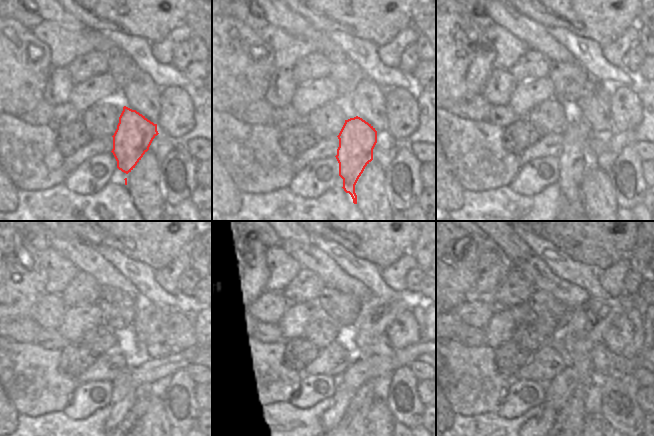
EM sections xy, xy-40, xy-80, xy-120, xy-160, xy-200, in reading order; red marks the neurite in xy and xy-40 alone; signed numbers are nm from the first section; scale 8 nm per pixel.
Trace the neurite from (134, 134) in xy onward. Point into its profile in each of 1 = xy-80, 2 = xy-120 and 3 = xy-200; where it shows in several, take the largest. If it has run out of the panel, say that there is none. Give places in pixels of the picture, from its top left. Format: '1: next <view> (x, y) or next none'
1: next xy-80 (576, 157)
2: next xy-120 (123, 395)
3: next xy-200 (542, 424)

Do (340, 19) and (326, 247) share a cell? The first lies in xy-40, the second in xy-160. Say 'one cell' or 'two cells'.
two cells

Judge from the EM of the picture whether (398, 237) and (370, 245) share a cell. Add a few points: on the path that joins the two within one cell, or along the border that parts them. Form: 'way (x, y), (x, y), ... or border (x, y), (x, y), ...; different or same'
way (391, 237), (377, 238); same

